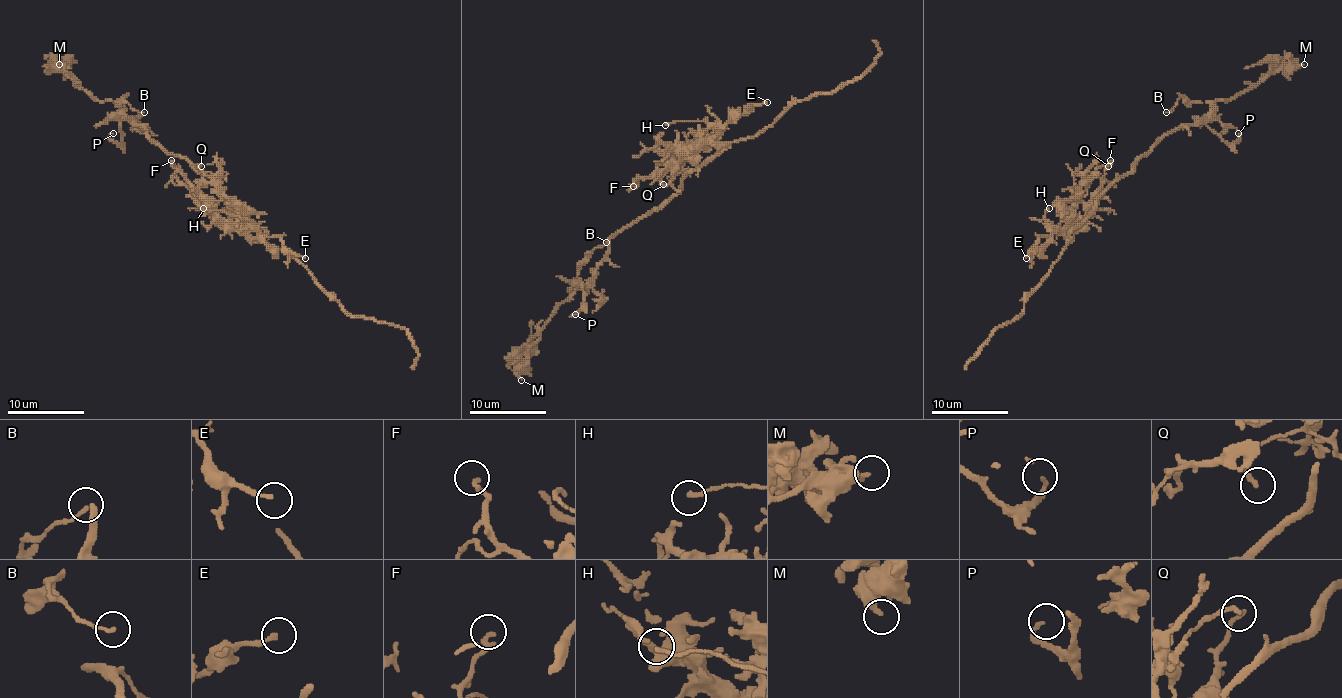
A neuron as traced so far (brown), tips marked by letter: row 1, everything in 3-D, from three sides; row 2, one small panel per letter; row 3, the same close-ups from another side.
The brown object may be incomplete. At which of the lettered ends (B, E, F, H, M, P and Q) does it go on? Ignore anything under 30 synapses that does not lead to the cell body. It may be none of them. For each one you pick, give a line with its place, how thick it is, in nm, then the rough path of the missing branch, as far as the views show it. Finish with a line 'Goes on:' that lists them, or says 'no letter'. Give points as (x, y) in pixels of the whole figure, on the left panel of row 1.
Goes on: no letter

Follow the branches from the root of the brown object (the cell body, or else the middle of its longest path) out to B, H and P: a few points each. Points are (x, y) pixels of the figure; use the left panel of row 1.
B: (224, 198), (213, 177), (161, 149), (113, 103), (123, 97), (132, 108), (144, 112)
H: (224, 198), (265, 233), (253, 239), (249, 233), (253, 227), (245, 220), (220, 210), (203, 208)
P: (224, 198), (213, 177), (161, 149), (140, 126), (123, 120), (119, 143), (109, 137), (113, 133)

